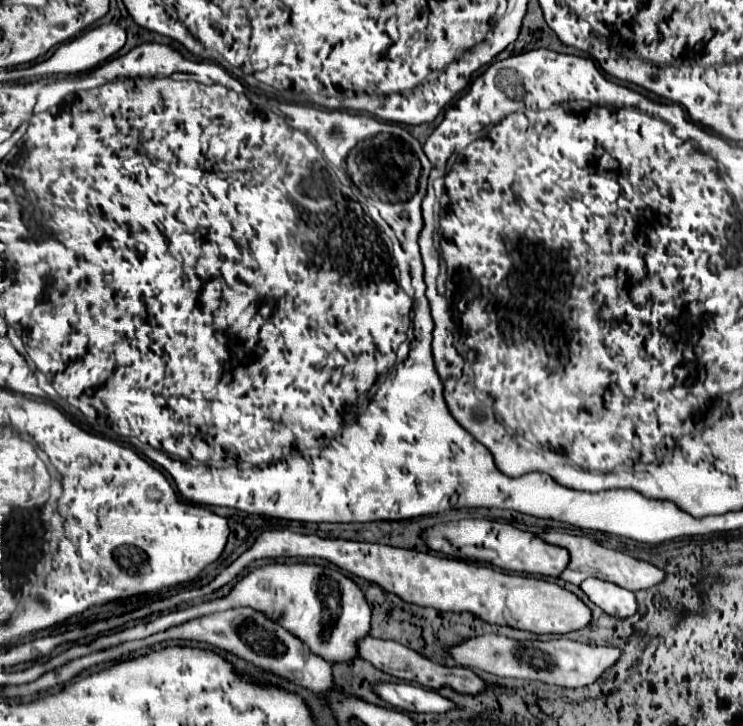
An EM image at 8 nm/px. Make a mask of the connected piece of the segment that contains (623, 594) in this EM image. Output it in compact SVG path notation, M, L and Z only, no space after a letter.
M592 577L592 579L586 579L580 587L594 605L598 605L604 613L612 617L626 619L638 611L636 595L620 585L612 585L612 583Z

